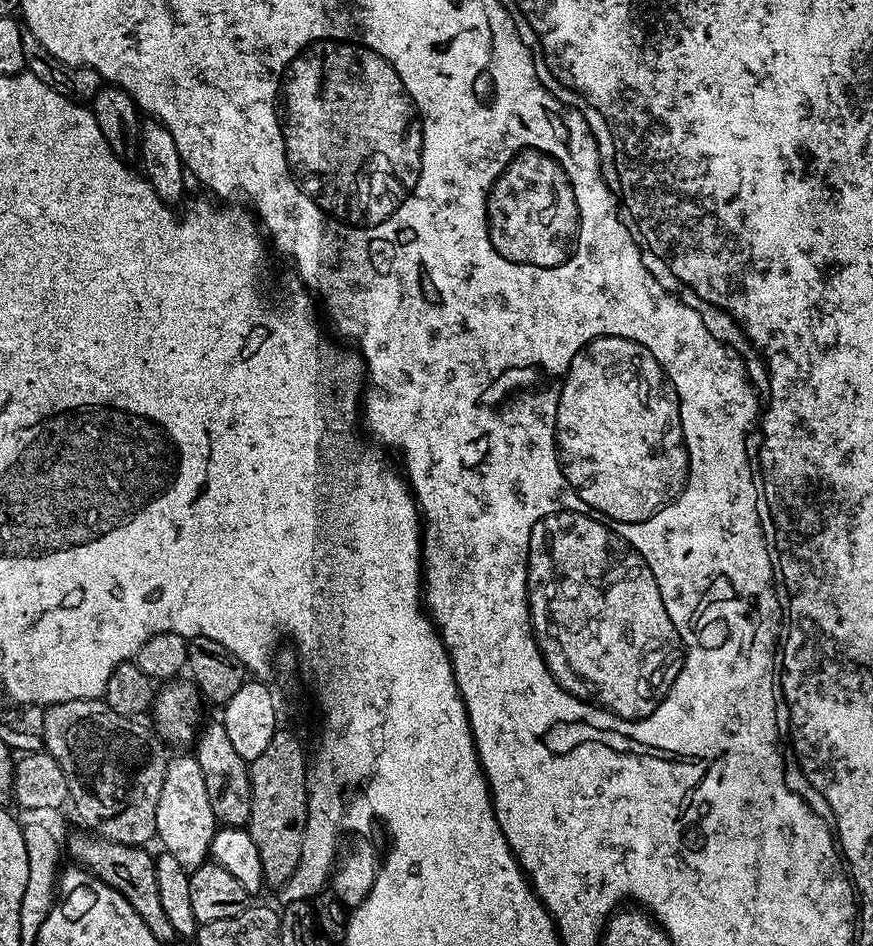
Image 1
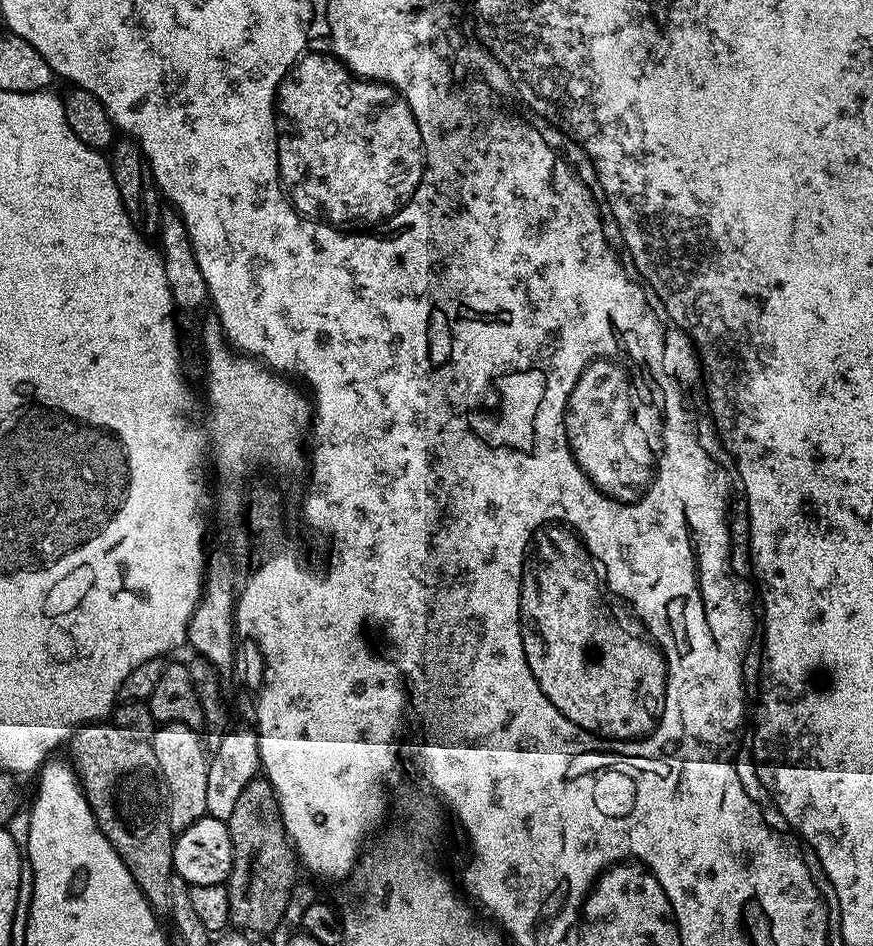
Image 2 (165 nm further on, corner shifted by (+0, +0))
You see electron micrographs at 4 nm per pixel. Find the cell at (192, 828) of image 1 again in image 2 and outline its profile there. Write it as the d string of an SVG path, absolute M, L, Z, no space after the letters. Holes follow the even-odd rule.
M161 724L151 738L151 745L164 771L168 787L169 826L173 833L185 832L198 818L207 816L206 784L209 753L201 733L185 724Z

